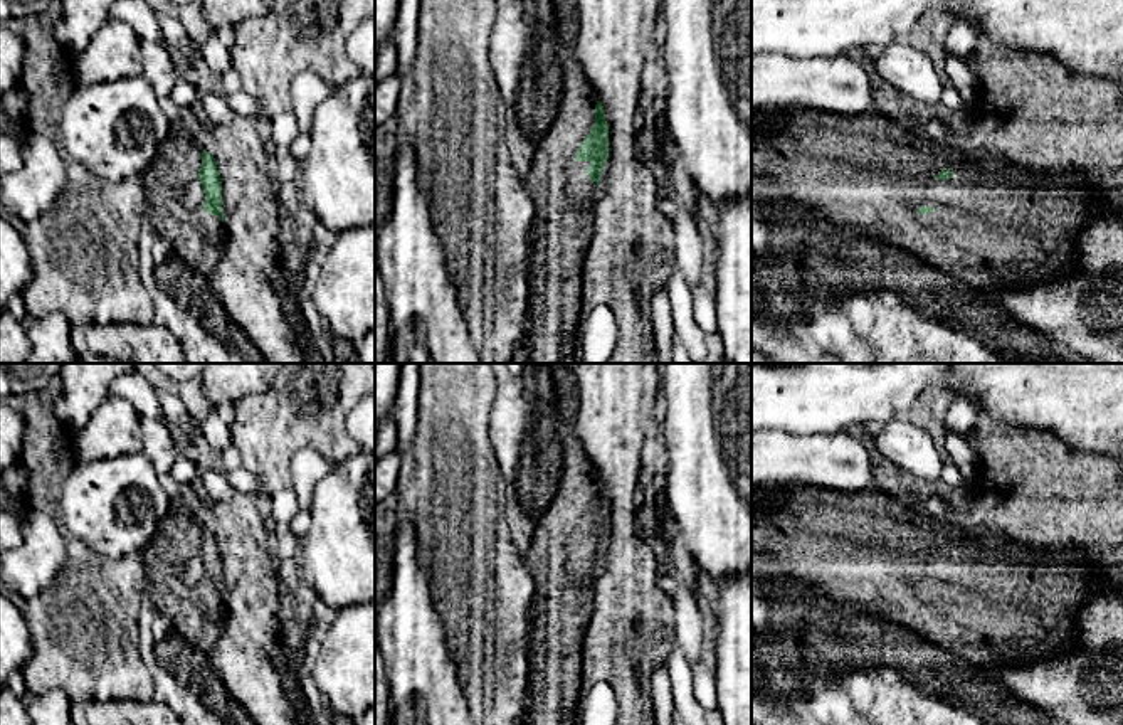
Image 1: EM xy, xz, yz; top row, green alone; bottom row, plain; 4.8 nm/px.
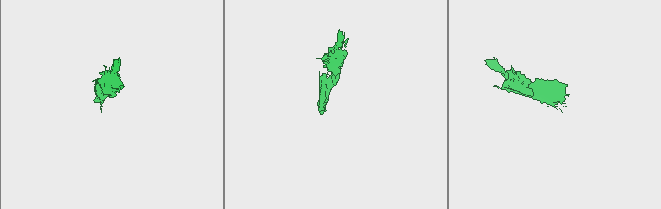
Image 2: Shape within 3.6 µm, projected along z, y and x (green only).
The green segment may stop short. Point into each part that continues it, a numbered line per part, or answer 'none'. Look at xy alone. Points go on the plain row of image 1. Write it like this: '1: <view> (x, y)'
1: xy (173, 569)

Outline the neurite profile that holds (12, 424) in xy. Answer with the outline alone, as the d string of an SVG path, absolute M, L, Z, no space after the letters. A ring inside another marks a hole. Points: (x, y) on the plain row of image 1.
M0 400L0 474L18 463L24 444L25 421L22 414Z

